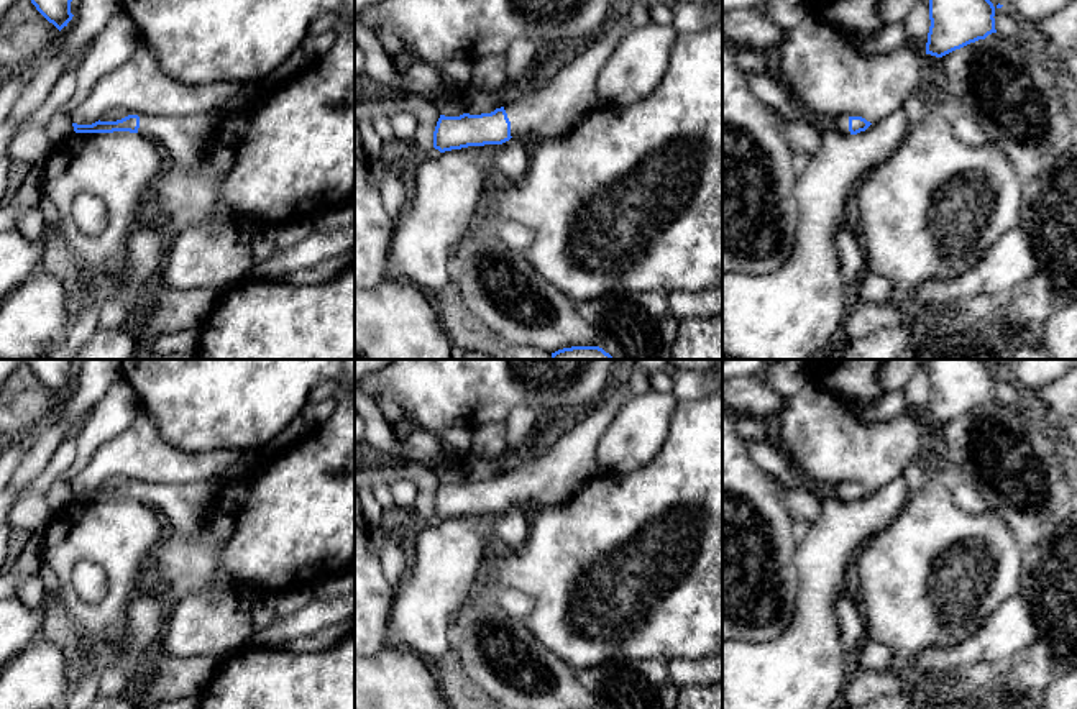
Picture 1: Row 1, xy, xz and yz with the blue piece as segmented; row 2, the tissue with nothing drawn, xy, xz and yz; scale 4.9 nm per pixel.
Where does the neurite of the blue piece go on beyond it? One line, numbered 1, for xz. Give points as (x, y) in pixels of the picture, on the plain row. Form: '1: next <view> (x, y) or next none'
1: next xz (573, 461)

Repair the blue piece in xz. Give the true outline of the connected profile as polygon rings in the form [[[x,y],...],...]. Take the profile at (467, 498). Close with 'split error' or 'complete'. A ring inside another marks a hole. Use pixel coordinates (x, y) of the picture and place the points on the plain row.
[[[627,384],[607,392],[584,410],[578,427],[568,432],[542,460],[512,463],[491,481],[460,484],[440,483],[433,499],[433,515],[440,520],[468,514],[502,512],[517,502],[568,502],[601,471],[598,440],[632,396]]] | split error

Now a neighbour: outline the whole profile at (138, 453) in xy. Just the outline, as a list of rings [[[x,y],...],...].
[[[141,409],[126,430],[99,445],[90,463],[71,481],[71,487],[92,492],[110,478],[141,484],[195,484],[220,479],[243,453],[176,448],[159,435],[153,419]]]

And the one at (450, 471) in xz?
[[[450,458],[443,464],[440,464],[435,473],[438,481],[445,484],[460,484],[466,481],[461,464]]]

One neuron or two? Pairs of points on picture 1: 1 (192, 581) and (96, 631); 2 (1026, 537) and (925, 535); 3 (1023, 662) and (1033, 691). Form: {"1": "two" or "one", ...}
{"1": "two", "2": "two", "3": "one"}

